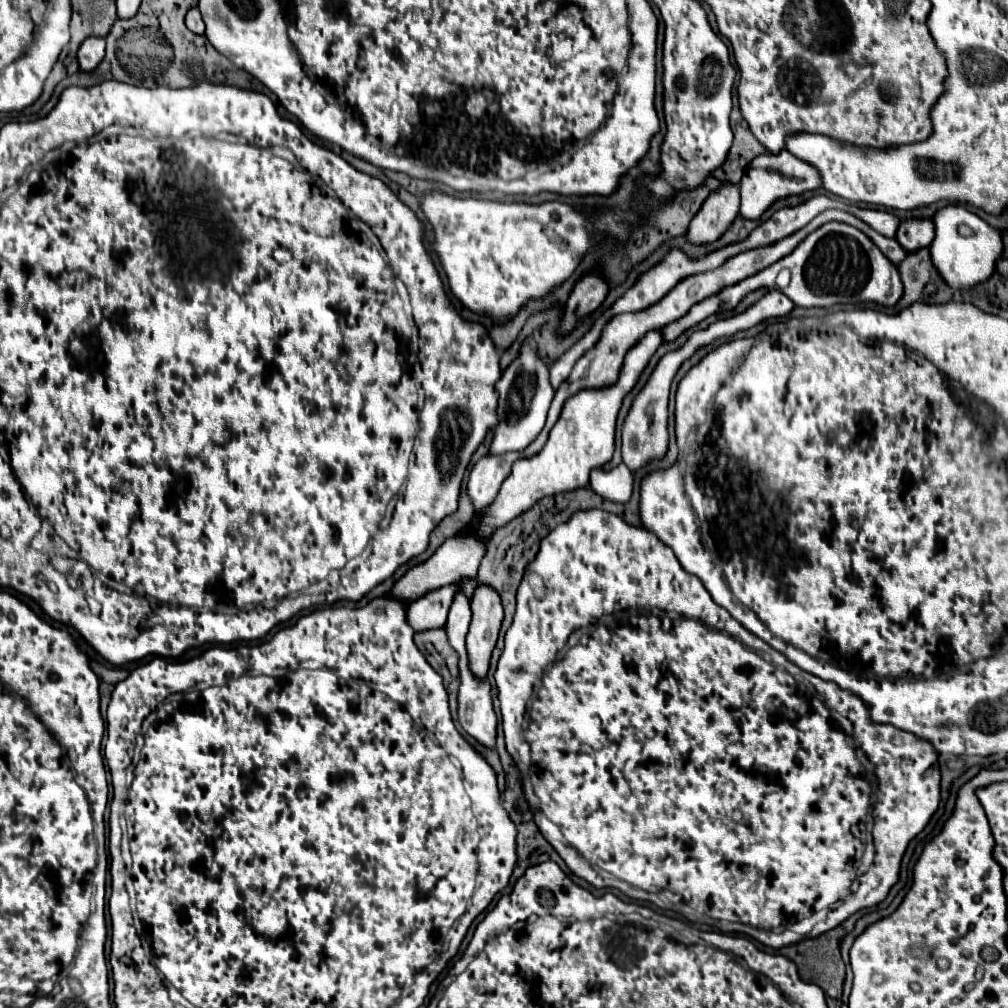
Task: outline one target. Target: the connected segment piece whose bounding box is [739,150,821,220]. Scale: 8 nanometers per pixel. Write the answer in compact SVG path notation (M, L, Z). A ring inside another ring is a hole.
M781 150L781 154L761 154L749 164L749 170L745 172L745 178L739 184L741 194L739 216L745 220L757 220L775 200L797 196L807 190L817 190L819 186L821 186L819 172L813 166L793 158L793 154L789 154L787 150Z

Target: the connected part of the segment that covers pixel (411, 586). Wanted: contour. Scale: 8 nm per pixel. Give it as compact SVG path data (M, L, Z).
M453 536L453 538L447 538L439 548L437 552L423 564L419 566L413 566L391 590L391 594L395 598L407 598L407 600L417 600L421 598L423 594L435 590L435 588L441 588L445 584L453 584L453 582L459 582L461 578L469 576L469 578L475 578L477 576L477 566L481 562L485 554L485 542L481 542L477 536Z

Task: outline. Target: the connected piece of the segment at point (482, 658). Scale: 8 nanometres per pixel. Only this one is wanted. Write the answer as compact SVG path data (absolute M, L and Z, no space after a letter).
M479 586L471 600L473 620L467 634L467 654L471 672L483 680L489 670L491 652L497 644L497 634L503 620L501 600L489 586Z

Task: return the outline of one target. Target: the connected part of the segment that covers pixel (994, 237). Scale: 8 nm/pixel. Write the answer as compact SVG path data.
M949 204L941 208L935 218L935 240L929 246L933 266L937 266L937 272L949 286L955 290L969 290L985 280L991 278L995 272L995 264L1003 254L1003 242L1001 234L991 228L987 222L983 222L977 214L965 210L961 204Z

